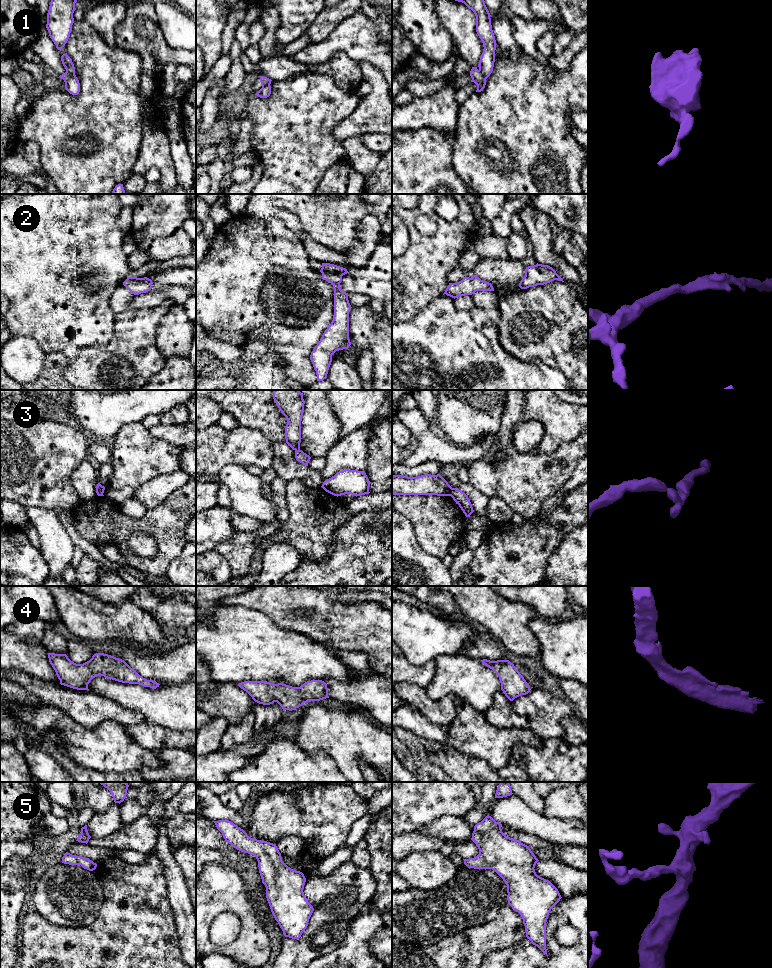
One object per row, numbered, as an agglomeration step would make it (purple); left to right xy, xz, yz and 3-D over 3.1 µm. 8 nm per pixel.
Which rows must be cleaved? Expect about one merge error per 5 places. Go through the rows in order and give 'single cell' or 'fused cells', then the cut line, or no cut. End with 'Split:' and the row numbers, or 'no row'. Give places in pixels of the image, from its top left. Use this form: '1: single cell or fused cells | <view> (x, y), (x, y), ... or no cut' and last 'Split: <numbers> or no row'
1: fused cells | yz (479, 69), (486, 78)
2: single cell | no cut
3: fused cells | yz (453, 488), (449, 495)
4: single cell | no cut
5: single cell | no cut
Split: 1, 3

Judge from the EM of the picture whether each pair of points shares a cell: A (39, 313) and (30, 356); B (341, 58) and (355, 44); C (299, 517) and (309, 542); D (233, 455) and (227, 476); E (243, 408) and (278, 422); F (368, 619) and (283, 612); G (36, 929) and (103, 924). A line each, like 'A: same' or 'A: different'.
A: different
B: different
C: same
D: different
E: same
F: same
G: same

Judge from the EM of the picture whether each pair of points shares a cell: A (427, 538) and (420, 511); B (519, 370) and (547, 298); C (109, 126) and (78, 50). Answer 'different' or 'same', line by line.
A: same
B: different
C: same

